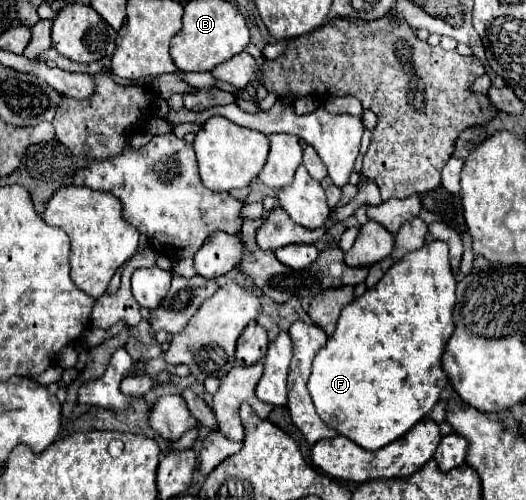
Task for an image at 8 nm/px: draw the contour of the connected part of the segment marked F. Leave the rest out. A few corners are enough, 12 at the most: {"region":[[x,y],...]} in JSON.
{"region":[[446,242],[342,308],[312,362],[326,426],[410,432],[448,378]]}

